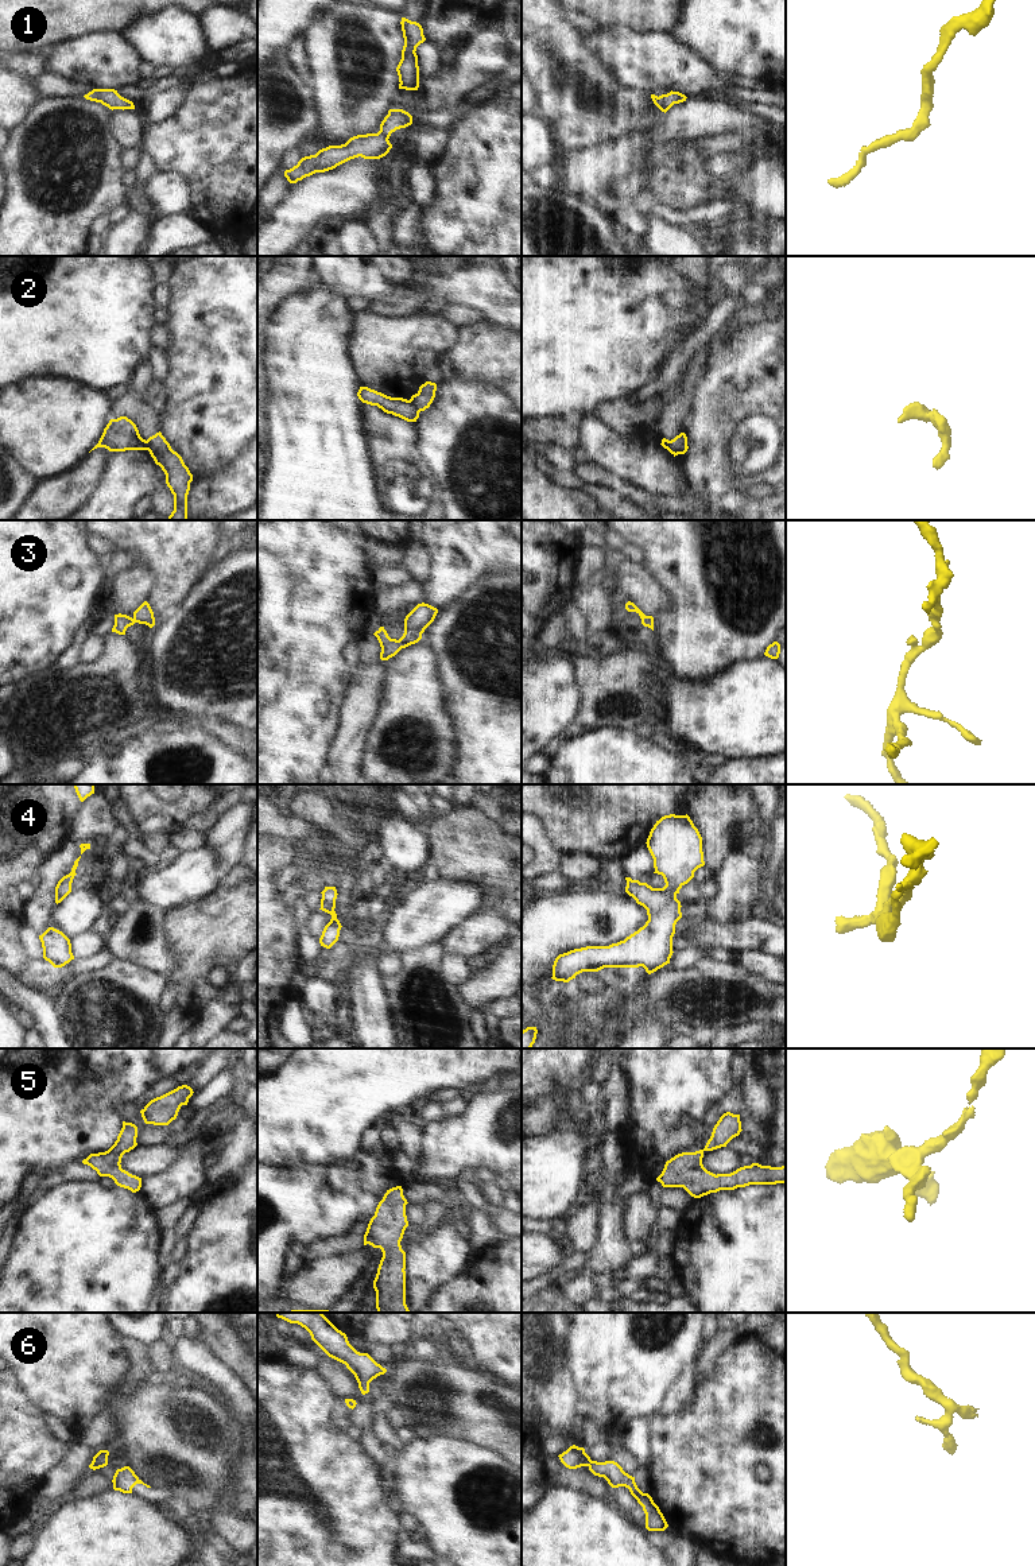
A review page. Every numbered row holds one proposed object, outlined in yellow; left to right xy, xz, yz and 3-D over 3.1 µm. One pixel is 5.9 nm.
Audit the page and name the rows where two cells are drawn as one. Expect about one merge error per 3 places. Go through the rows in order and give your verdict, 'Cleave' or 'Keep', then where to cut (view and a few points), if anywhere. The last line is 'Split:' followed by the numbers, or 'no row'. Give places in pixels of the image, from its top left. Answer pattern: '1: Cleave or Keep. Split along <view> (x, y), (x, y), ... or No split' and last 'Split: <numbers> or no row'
1: Keep. No split
2: Cleave. Split along xz (410, 399), (419, 411)
3: Keep. No split
4: Keep. No split
5: Keep. No split
6: Keep. No split
Split: 2.

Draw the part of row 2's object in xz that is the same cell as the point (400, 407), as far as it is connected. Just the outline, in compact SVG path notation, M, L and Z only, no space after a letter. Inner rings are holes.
M360 387L357 396L363 403L377 406L384 412L399 416L407 422L416 422L419 418L419 411L411 404L411 400L391 398L368 387Z

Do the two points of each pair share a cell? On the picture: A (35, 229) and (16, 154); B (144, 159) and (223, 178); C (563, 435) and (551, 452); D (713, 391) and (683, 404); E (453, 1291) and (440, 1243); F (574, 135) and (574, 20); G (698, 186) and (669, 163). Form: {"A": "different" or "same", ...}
{"A": "same", "B": "different", "C": "different", "D": "different", "E": "different", "F": "different", "G": "same"}

